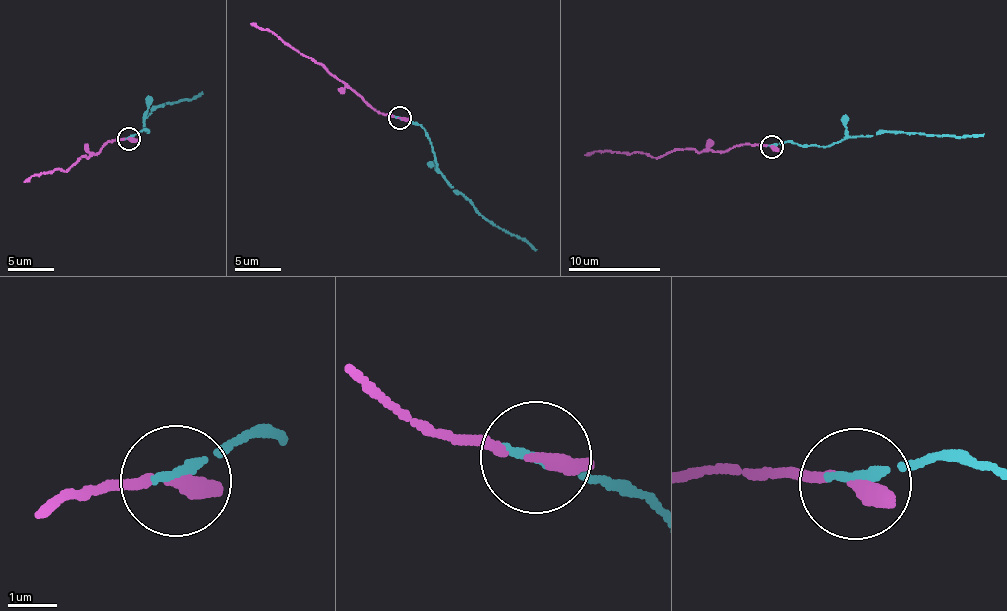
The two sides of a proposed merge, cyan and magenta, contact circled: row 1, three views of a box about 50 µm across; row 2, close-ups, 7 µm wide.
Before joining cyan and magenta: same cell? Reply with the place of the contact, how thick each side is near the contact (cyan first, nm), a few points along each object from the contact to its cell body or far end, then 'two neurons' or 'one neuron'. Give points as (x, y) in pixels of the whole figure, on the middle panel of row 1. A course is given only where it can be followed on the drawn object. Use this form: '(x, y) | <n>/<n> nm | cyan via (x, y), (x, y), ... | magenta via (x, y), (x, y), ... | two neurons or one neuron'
(399, 117) | 200/320 nm | cyan via (399, 118), (412, 121), (425, 132), (438, 171), (453, 190), (460, 191), (492, 223), (524, 237), (536, 250) | magenta via (400, 118), (374, 111), (314, 60), (300, 54), (270, 31), (251, 24) | one neuron

